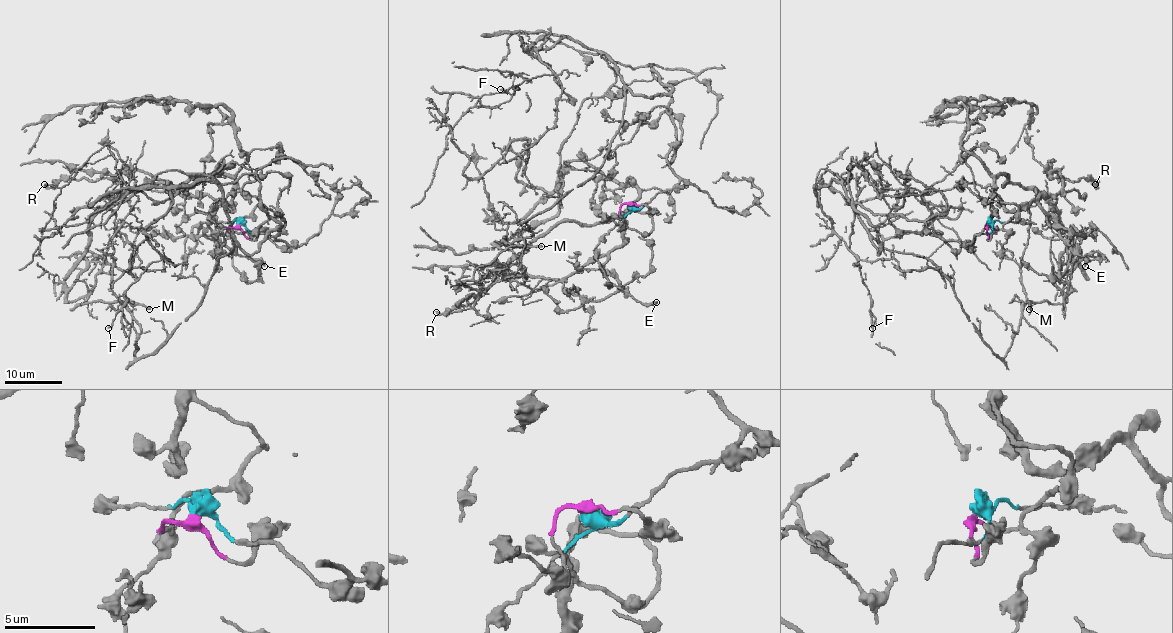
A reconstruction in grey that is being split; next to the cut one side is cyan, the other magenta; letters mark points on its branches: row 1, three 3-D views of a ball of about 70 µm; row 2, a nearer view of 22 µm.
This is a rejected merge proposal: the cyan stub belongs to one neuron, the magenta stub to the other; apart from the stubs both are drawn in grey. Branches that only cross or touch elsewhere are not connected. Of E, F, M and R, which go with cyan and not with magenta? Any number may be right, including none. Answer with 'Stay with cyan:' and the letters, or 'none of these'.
Stay with cyan: F

